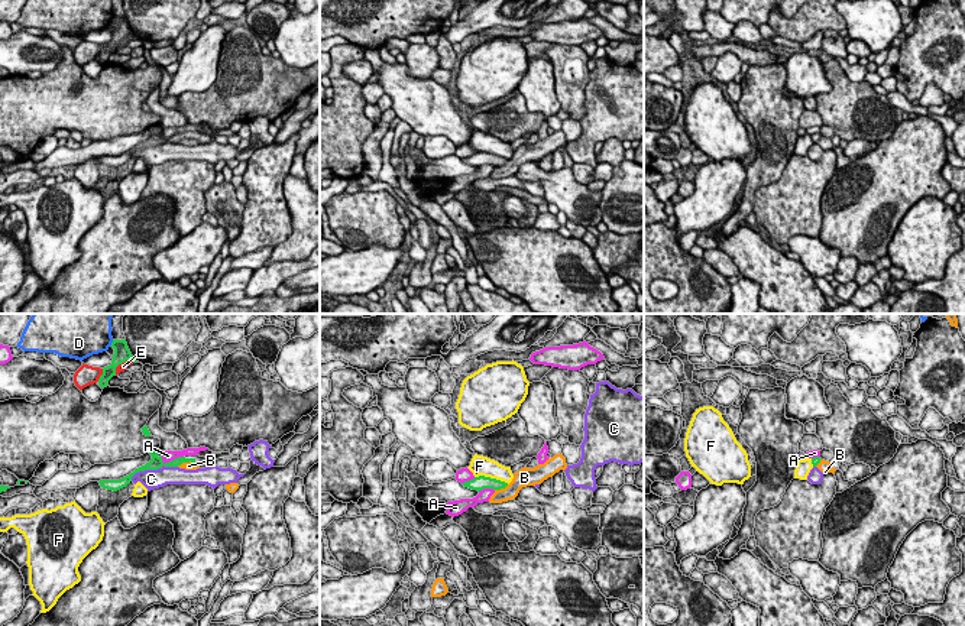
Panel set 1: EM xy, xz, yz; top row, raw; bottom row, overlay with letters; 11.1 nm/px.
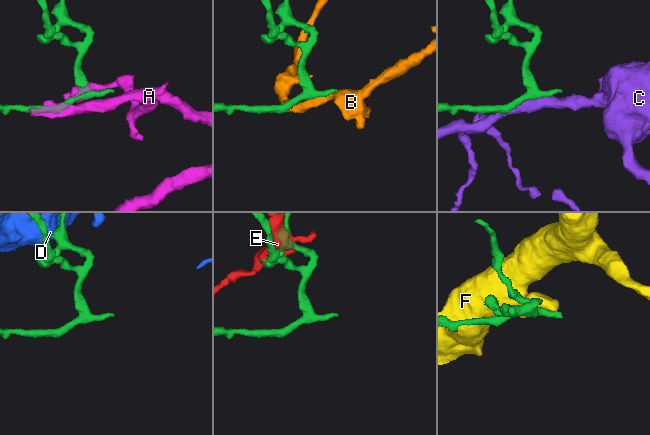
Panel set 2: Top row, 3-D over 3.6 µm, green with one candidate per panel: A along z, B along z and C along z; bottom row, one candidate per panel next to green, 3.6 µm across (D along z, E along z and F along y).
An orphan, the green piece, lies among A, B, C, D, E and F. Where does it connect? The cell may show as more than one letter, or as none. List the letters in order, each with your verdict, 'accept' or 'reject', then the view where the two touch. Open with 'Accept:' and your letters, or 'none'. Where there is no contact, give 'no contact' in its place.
Accept: none
A: reject; contact in xy
B: reject; contact in xz
C: reject; contact in xy
D: reject; contact in xy
E: reject; contact in xy
F: reject; contact in xz

